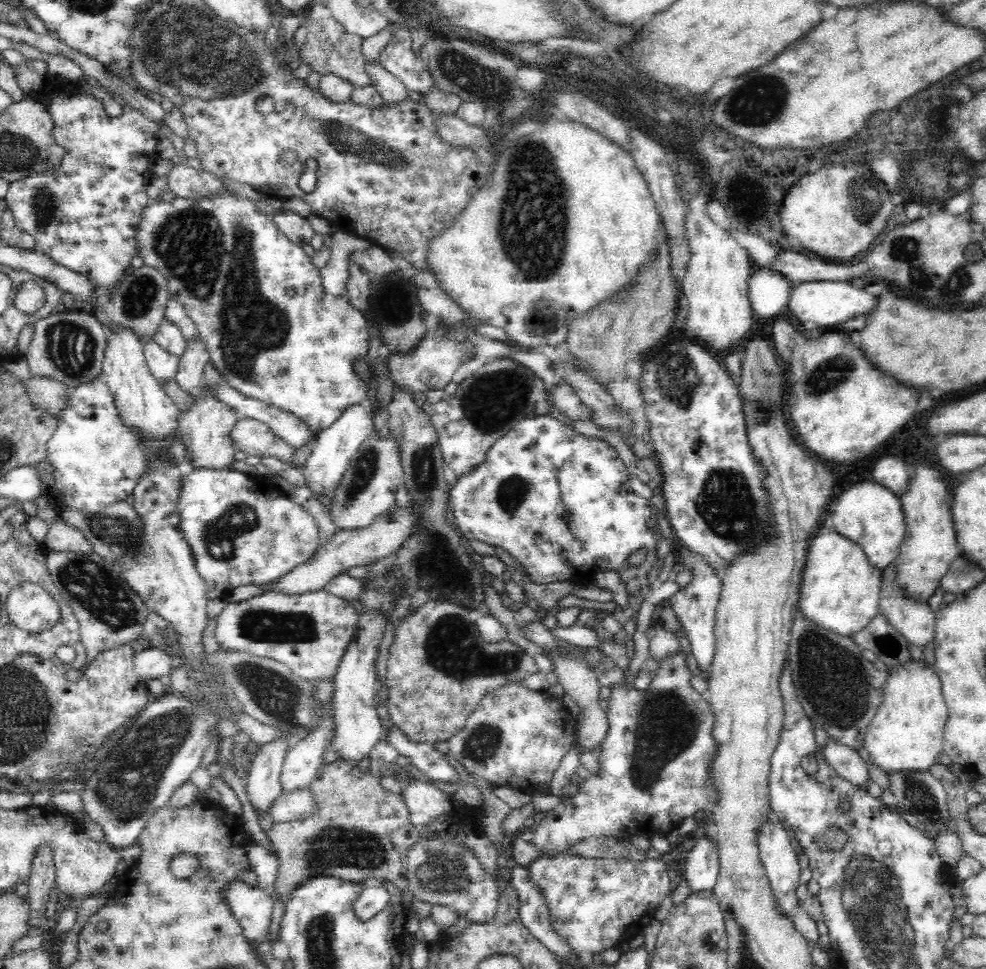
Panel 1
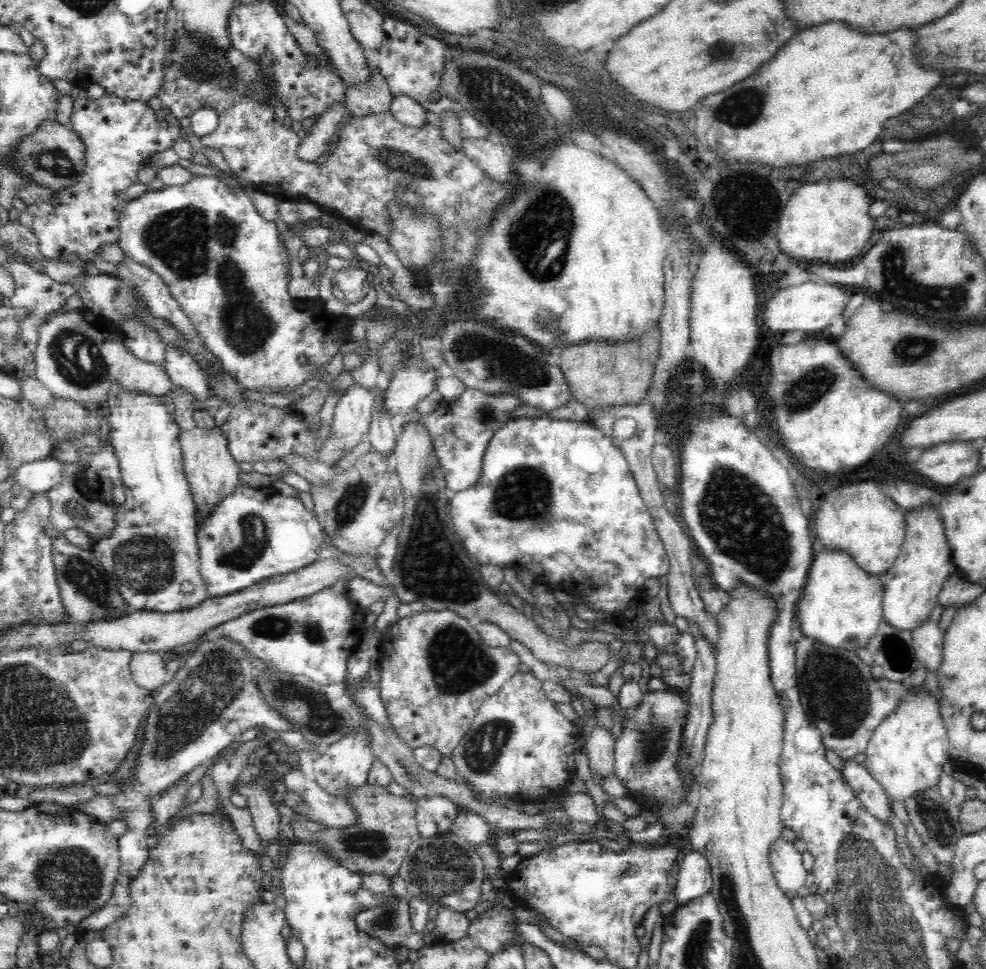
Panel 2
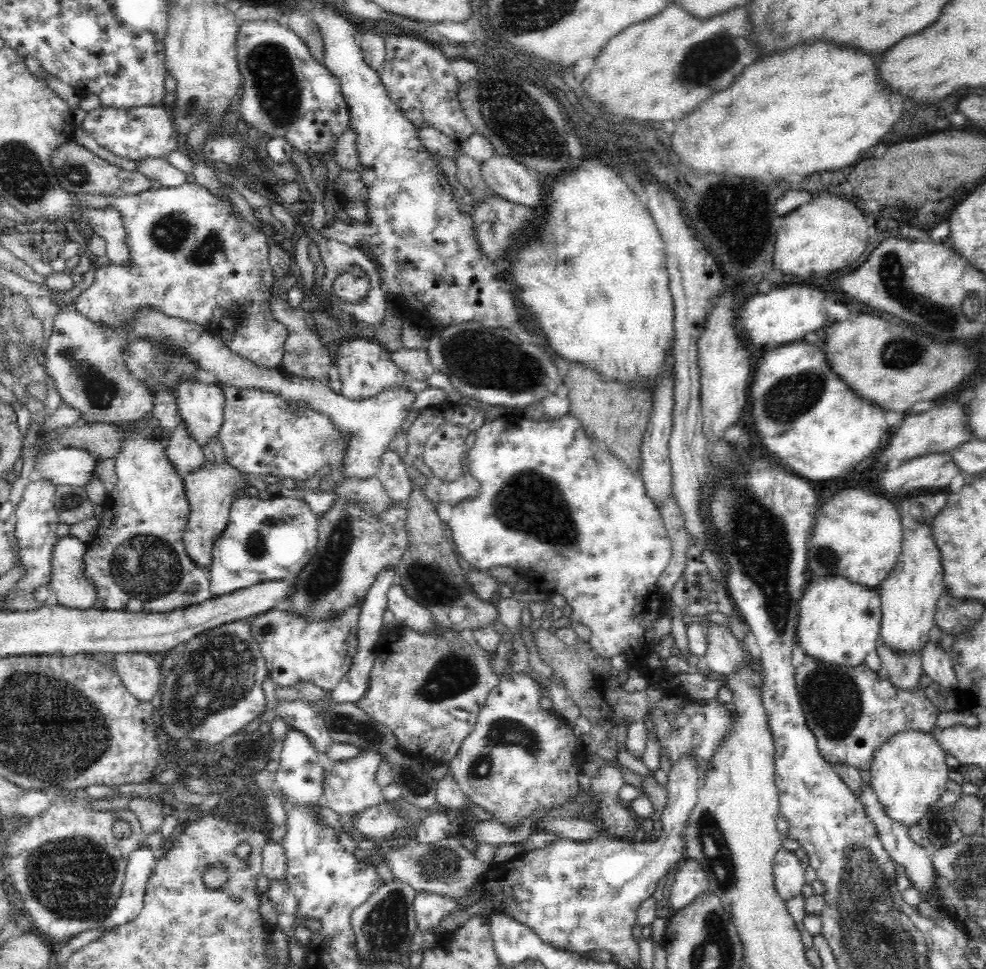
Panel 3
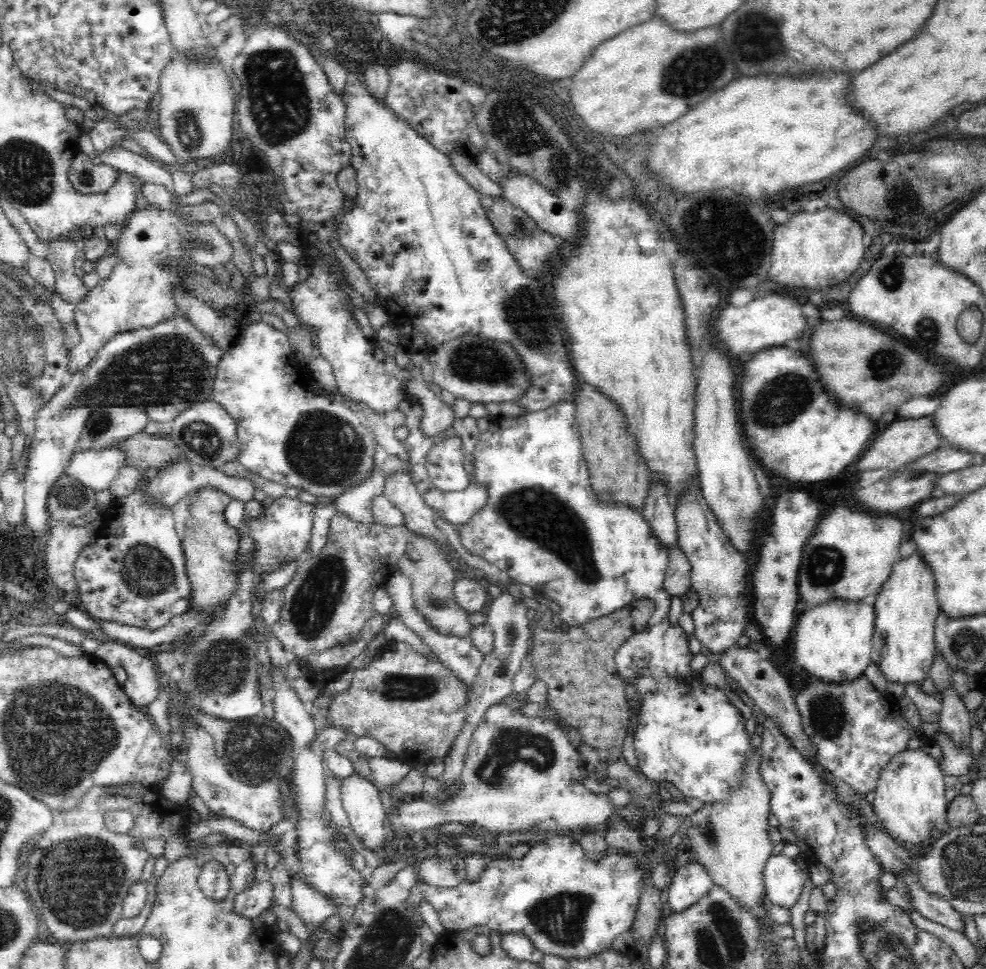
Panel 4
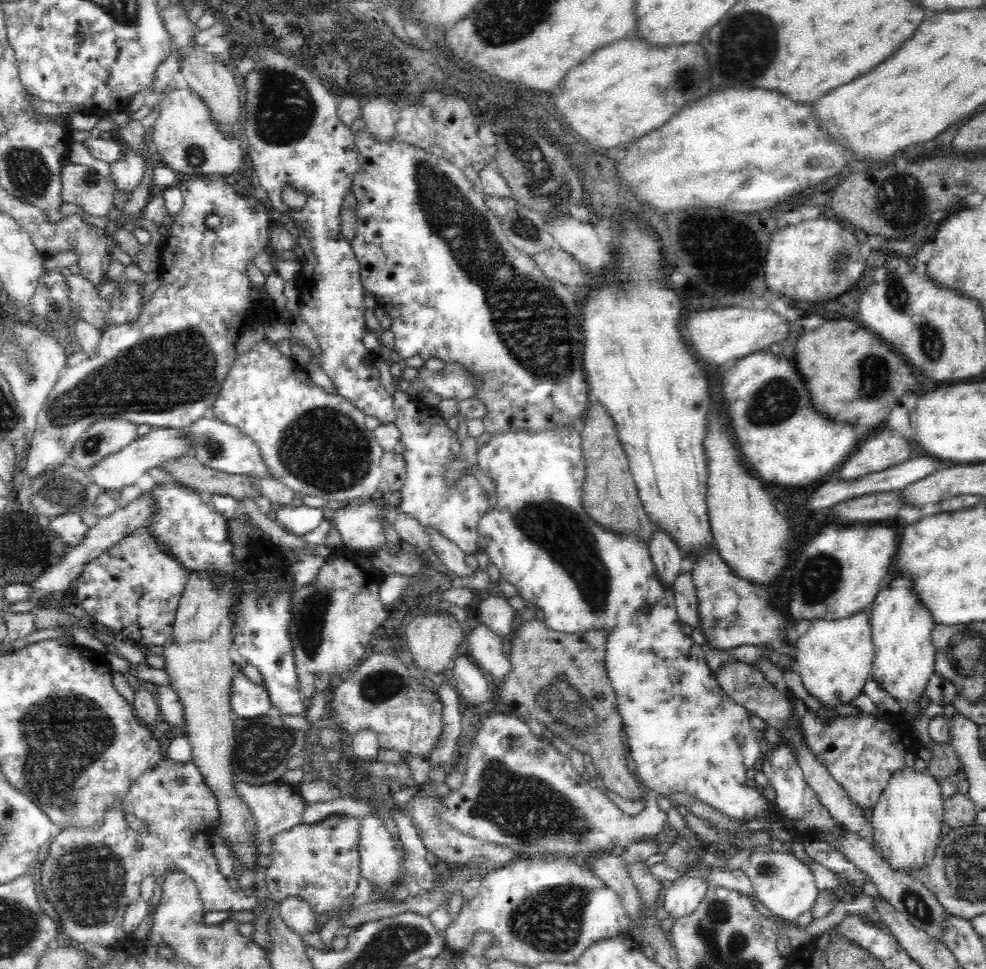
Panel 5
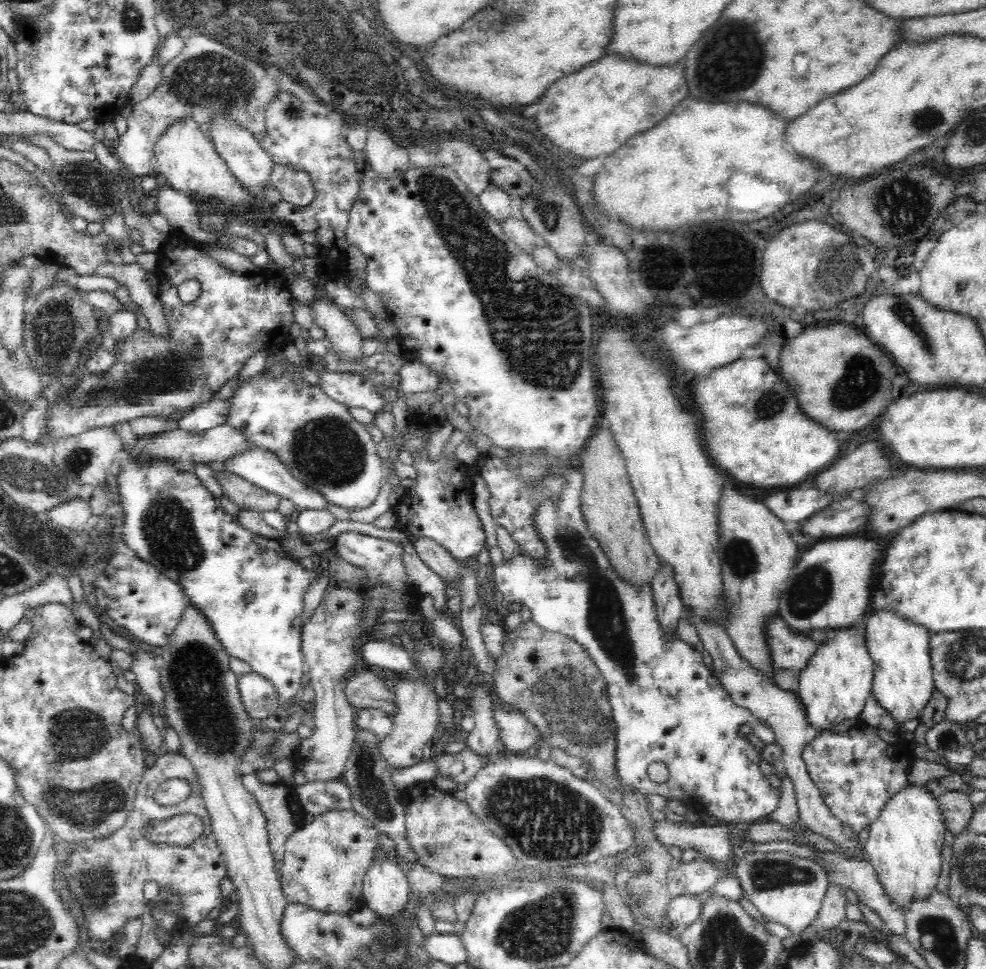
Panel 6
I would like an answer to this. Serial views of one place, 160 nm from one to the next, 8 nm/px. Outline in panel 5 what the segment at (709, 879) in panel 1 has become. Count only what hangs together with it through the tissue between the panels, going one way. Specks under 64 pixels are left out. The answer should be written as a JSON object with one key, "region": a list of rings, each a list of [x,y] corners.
{"region":[[[680,878],[665,886],[660,910],[667,920],[673,921],[691,915],[705,898],[709,885],[700,878]]]}

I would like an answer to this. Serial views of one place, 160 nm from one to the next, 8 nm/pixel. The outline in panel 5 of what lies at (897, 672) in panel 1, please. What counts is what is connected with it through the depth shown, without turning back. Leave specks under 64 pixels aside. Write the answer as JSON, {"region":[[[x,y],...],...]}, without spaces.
{"region":[[[912,767],[892,773],[880,800],[872,810],[872,846],[895,872],[916,879],[924,865],[936,856],[941,838],[944,799],[939,782],[928,773],[916,772]]]}

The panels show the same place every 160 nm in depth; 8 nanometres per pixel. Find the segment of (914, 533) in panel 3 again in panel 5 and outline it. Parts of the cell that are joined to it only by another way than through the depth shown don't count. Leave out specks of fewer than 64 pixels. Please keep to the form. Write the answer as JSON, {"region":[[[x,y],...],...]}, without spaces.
{"region":[[[894,578],[888,590],[879,591],[872,604],[869,624],[875,650],[871,678],[903,707],[908,703],[916,706],[924,695],[930,676],[935,673],[936,652],[931,641],[935,623],[928,608],[916,599],[908,578]]]}

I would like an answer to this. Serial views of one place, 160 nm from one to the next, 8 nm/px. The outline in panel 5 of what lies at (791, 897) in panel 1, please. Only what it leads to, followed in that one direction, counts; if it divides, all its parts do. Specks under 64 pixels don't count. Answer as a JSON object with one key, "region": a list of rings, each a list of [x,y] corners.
{"region":[[[776,846],[771,851],[756,852],[750,856],[744,865],[744,872],[754,888],[756,898],[783,921],[796,921],[801,914],[810,911],[820,894],[810,867],[792,852],[785,853]]]}

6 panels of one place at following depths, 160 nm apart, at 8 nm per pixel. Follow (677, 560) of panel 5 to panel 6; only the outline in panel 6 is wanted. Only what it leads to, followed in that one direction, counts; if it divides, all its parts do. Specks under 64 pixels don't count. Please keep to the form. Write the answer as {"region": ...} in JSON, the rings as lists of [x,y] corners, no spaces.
{"region":[[[660,565],[651,582],[657,621],[668,635],[676,635],[679,620],[684,616],[672,567]]]}

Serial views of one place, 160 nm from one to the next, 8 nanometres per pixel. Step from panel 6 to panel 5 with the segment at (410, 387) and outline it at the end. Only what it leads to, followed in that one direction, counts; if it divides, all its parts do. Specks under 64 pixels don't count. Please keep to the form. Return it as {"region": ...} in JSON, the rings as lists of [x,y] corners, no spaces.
{"region":[[[423,364],[417,371],[416,378],[424,385],[425,390],[438,394],[443,399],[460,402],[474,397],[473,378],[461,366],[449,366],[447,370],[433,372]]]}

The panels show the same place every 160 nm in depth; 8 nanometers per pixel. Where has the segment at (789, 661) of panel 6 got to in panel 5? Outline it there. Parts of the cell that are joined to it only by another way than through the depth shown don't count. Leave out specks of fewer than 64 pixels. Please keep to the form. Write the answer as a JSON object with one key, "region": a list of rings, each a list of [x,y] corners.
{"region":[[[715,547],[696,553],[691,558],[689,571],[699,600],[697,614],[710,647],[730,650],[744,644],[752,644],[758,648],[766,646],[771,654],[788,656],[790,662],[794,662],[797,649],[795,644],[790,643],[785,613],[773,606],[770,591],[751,580],[736,576]]]}

